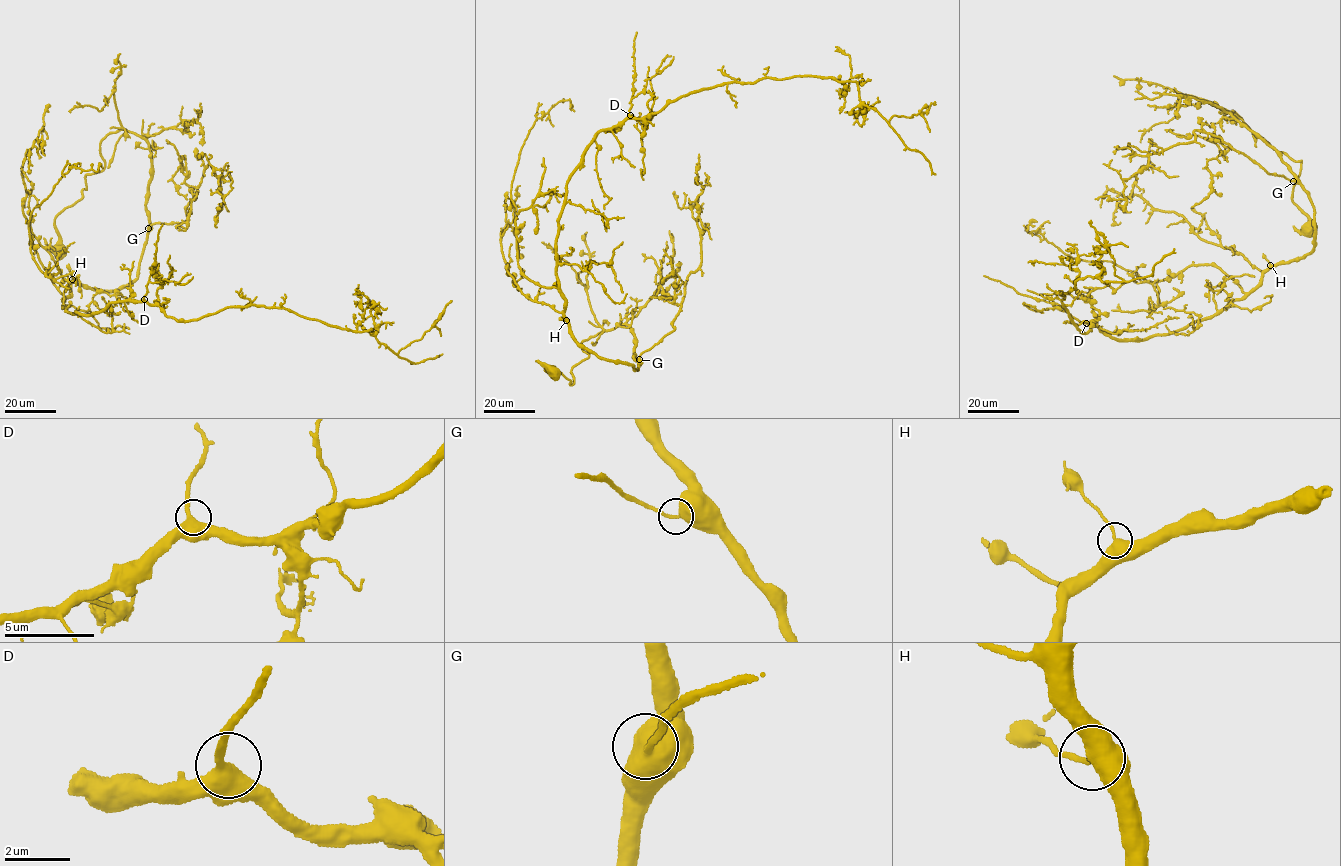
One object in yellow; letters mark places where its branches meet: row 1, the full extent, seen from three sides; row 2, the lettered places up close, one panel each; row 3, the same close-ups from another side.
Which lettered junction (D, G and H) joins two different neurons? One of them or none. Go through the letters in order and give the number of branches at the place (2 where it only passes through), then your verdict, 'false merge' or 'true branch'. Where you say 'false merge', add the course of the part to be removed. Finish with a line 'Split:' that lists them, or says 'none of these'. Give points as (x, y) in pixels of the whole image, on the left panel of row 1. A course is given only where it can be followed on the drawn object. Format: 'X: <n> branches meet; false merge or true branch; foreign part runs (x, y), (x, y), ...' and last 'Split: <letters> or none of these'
D: 2 branches meet; true branch
G: 2 branches meet; true branch
H: 2 branches meet; true branch
Split: none of these

